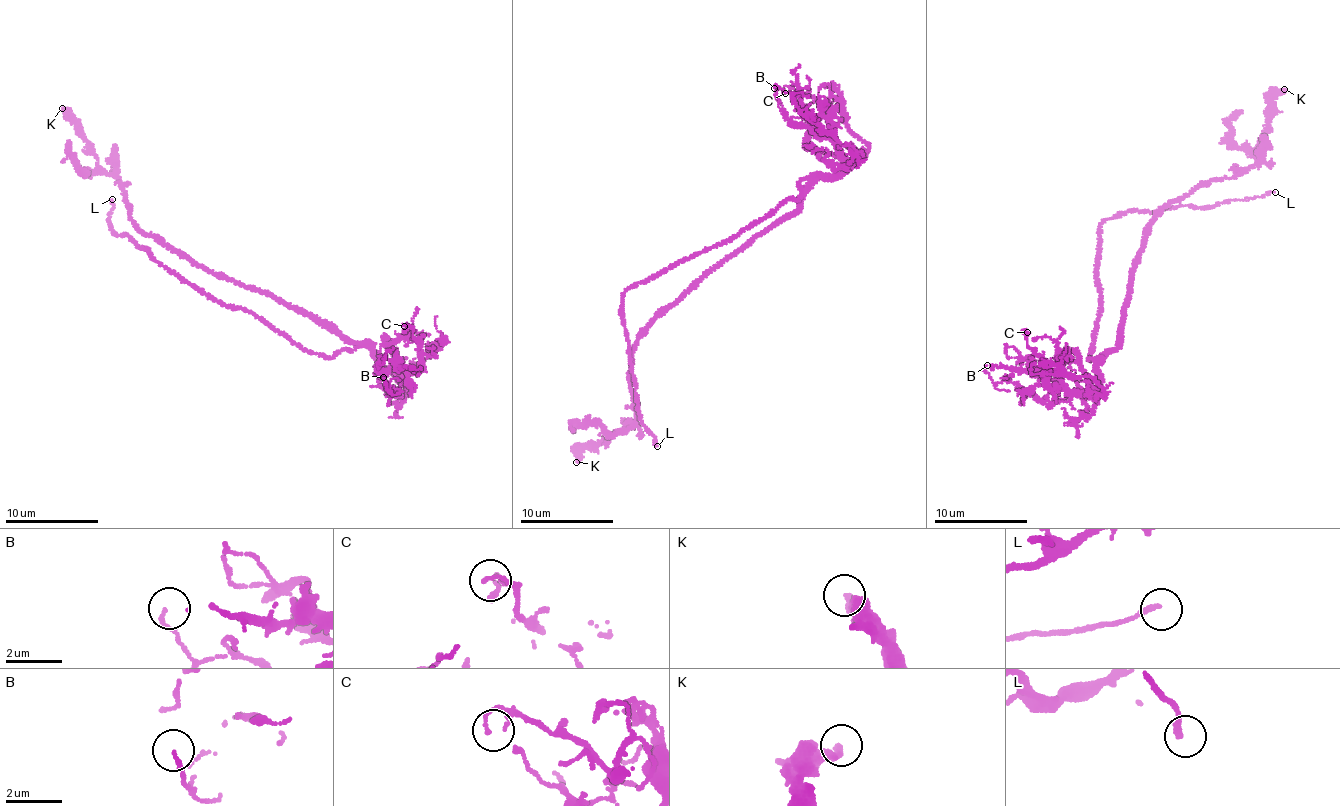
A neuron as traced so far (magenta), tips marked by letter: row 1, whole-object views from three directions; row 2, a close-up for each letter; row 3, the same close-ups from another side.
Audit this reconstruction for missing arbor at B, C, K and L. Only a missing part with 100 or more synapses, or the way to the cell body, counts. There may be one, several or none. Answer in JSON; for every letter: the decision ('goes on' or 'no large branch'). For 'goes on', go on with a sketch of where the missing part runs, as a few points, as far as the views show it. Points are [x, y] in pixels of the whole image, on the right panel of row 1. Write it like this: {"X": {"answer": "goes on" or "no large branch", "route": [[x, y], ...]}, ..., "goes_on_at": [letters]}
{"B": {"answer": "no large branch"}, "C": {"answer": "no large branch"}, "K": {"answer": "no large branch"}, "L": {"answer": "goes on", "route": [[1275, 192], [1299, 189], [1305, 192], [1218, 222], [1158, 238], [1083, 251], [1055, 237], [1043, 239]]}, "goes_on_at": ["L"]}

